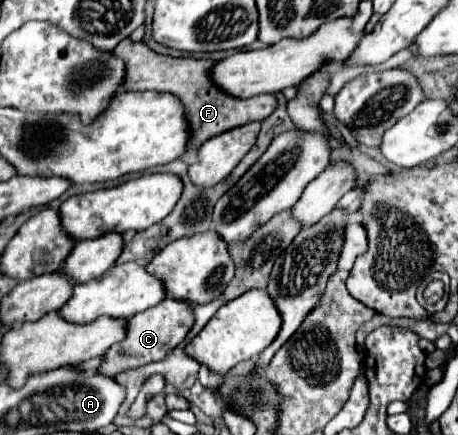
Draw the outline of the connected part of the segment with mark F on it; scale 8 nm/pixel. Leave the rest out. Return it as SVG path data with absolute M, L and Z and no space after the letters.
M130 38L122 40L112 54L124 62L126 76L124 76L124 90L158 90L158 92L170 92L184 104L188 130L190 130L190 150L198 150L206 140L210 140L216 134L222 134L230 128L248 124L252 120L264 120L272 110L276 108L274 94L260 94L248 100L230 98L226 94L220 94L216 86L212 86L208 78L208 70L214 64L214 60L196 60L196 58L172 58L162 56L150 50L144 42L132 42Z

